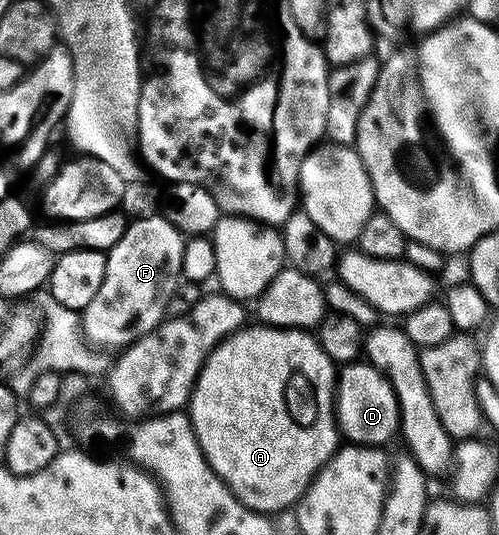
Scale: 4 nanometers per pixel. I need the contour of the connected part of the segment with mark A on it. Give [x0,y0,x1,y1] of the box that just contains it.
[188,327,340,515]

